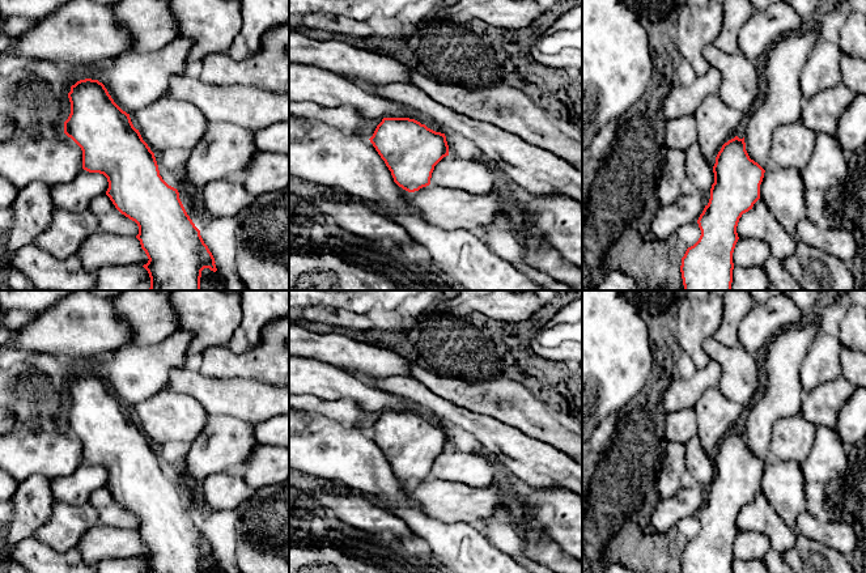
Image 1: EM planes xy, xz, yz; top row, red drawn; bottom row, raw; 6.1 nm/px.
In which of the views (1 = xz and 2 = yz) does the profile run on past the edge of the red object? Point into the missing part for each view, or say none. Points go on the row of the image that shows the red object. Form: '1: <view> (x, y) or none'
1: none
2: none

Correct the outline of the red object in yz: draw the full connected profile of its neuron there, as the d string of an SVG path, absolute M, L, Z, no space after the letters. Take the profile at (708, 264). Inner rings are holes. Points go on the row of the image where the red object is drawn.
M744 137L725 143L713 166L710 199L700 215L699 241L682 258L684 290L733 290L733 252L743 213L760 199L765 170L750 158Z

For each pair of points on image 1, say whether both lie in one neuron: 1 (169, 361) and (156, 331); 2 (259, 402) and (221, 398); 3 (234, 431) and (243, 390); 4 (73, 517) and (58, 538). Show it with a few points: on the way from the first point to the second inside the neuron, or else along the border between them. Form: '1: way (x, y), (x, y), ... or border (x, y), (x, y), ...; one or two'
1: border (179, 329), (160, 342), (132, 344); two
2: way (250, 400), (230, 398); one
3: border (209, 415), (229, 415), (251, 424); two
4: way (71, 522), (62, 533); one

